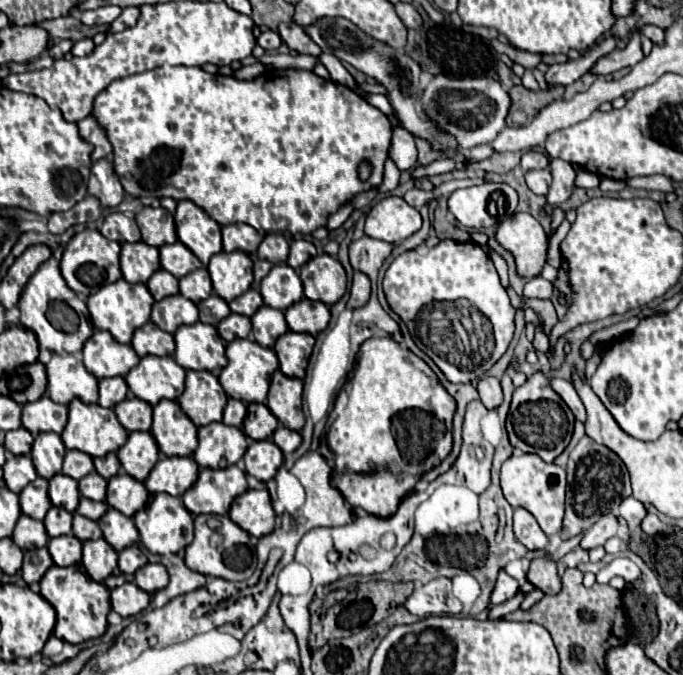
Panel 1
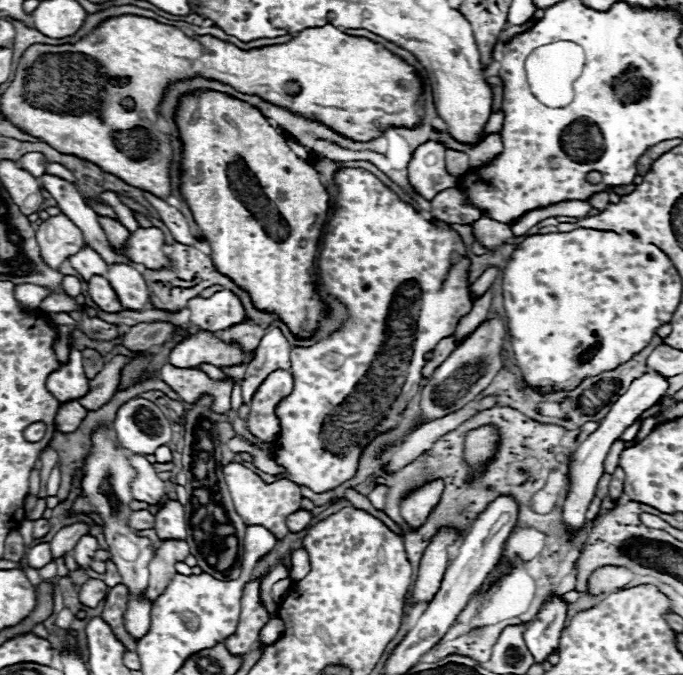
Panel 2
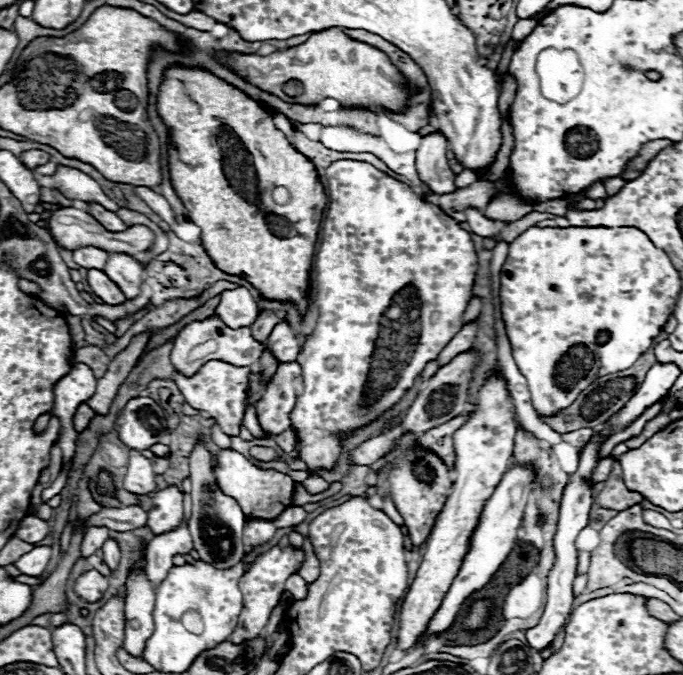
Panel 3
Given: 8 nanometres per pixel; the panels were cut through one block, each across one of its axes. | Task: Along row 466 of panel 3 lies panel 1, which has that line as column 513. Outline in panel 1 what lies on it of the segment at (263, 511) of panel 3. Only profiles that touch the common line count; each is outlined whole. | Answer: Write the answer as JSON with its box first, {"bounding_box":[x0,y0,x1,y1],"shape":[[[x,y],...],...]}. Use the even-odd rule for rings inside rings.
{"bounding_box":[494,212,548,278],"shape":[[[528,212],[510,216],[498,226],[494,238],[514,256],[518,276],[534,278],[542,272],[542,266],[546,264],[548,234],[542,230],[534,216]]]}

